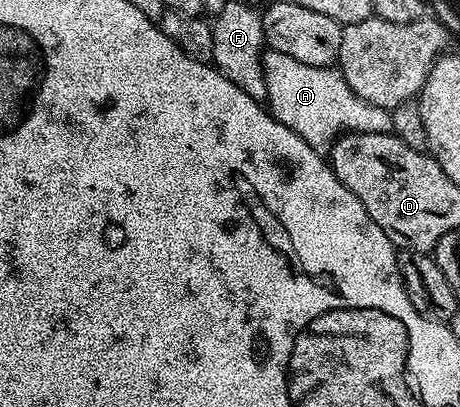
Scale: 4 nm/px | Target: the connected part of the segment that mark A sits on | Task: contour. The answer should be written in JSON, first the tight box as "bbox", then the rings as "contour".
{"bbox":[262,50,391,150],"contour":[[[270,50],[262,54],[262,67],[267,87],[265,104],[271,115],[316,150],[334,145],[338,137],[350,132],[391,132],[390,111],[357,98],[338,67],[309,66],[297,62],[297,58],[289,58],[289,54]]]}

